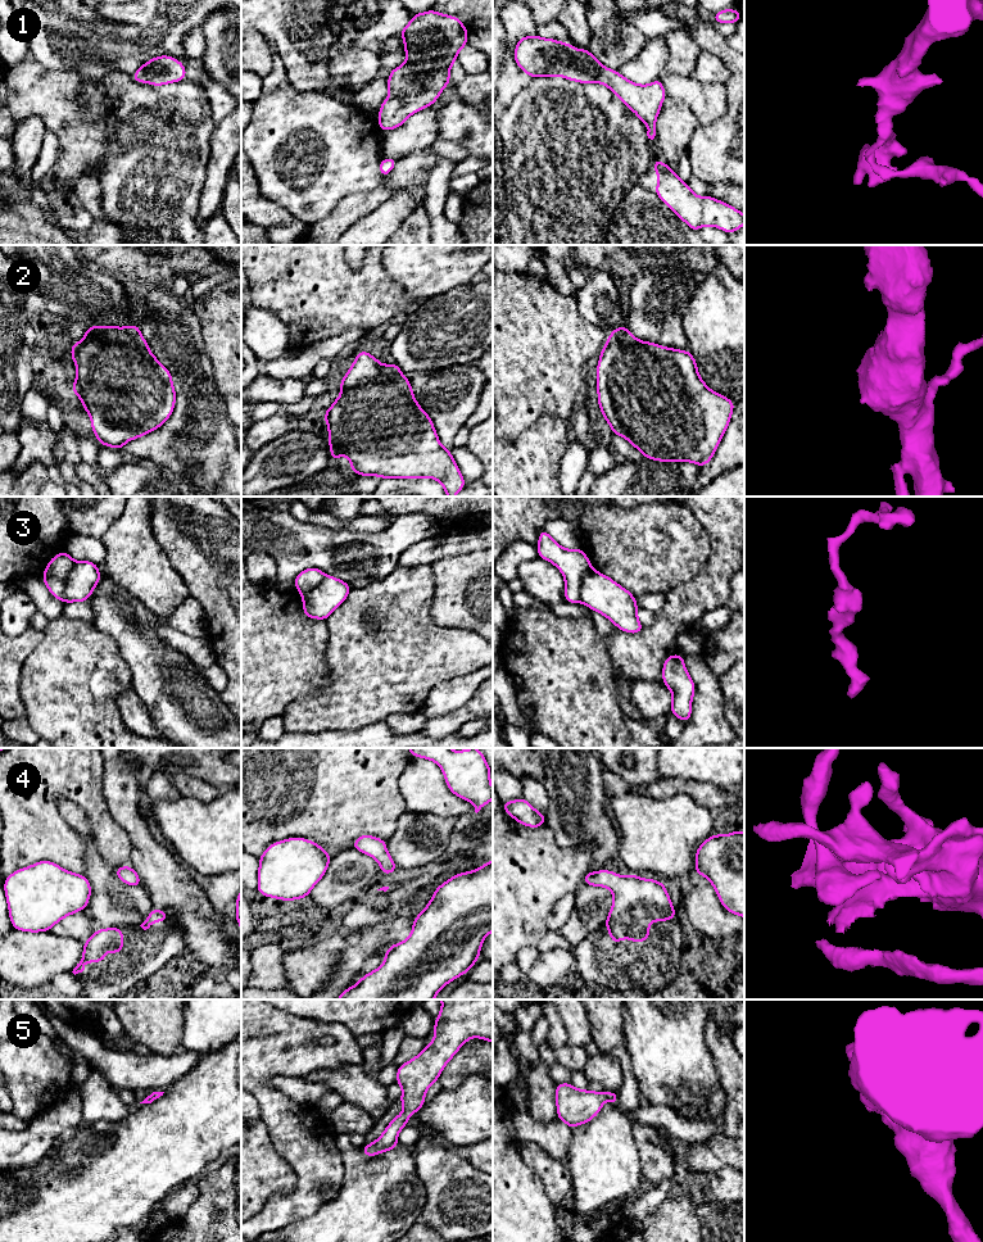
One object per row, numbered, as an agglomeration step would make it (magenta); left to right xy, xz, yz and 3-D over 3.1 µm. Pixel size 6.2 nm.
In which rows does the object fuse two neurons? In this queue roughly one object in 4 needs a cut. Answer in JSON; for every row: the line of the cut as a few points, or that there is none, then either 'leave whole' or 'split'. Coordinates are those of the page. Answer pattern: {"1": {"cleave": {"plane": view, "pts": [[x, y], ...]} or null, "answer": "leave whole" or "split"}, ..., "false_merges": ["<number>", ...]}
{"1": {"cleave": null, "answer": "leave whole"}, "2": {"cleave": null, "answer": "leave whole"}, "3": {"cleave": {"plane": "xy", "pts": [[76, 562], [68, 574], [60, 599]]}, "answer": "split"}, "4": {"cleave": null, "answer": "leave whole"}, "5": {"cleave": null, "answer": "leave whole"}, "false_merges": ["3"]}

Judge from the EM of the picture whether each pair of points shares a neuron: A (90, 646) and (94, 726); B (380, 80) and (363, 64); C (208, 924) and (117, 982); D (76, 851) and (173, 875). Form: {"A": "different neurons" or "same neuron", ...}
{"A": "same neuron", "B": "different neurons", "C": "different neurons", "D": "different neurons"}

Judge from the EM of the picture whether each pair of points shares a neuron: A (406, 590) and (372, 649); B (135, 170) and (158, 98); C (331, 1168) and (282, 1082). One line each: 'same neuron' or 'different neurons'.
A: same neuron
B: same neuron
C: different neurons

